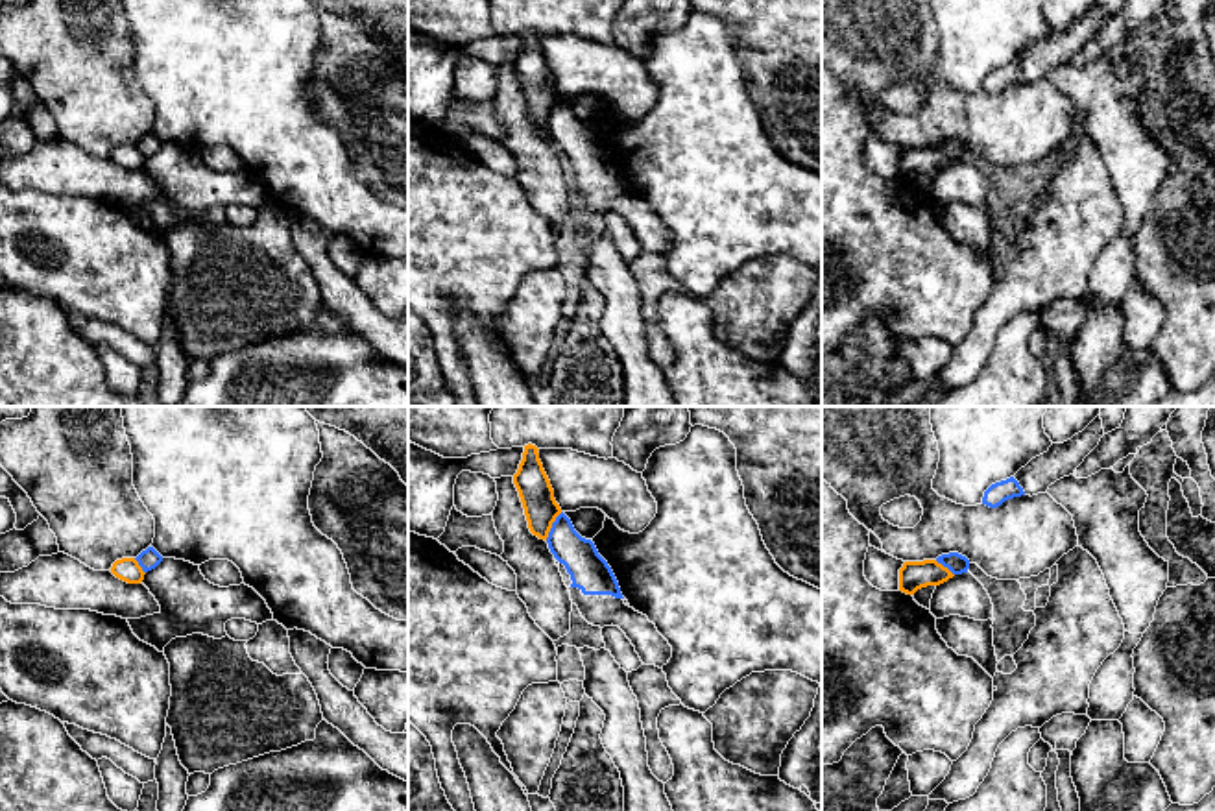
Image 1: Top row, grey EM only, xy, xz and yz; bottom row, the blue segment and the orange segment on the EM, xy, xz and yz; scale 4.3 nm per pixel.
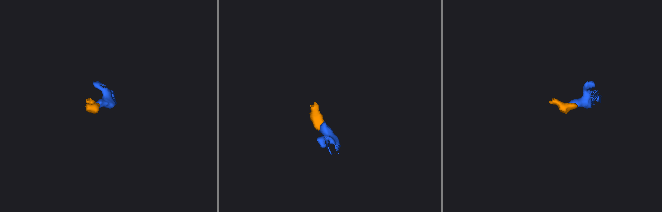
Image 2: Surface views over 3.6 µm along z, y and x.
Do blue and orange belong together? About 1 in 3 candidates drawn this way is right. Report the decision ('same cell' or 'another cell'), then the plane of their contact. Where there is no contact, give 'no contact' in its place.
another cell; contact in xz

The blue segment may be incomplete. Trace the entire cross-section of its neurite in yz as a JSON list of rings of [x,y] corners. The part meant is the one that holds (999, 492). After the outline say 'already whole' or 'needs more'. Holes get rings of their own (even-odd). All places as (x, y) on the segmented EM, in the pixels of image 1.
[[[1101,414],[1078,434],[1064,443],[1053,443],[1047,453],[1032,458],[1014,477],[992,484],[982,497],[990,508],[1021,495],[1047,493],[1056,480],[1069,477],[1104,436]]]; needs more

